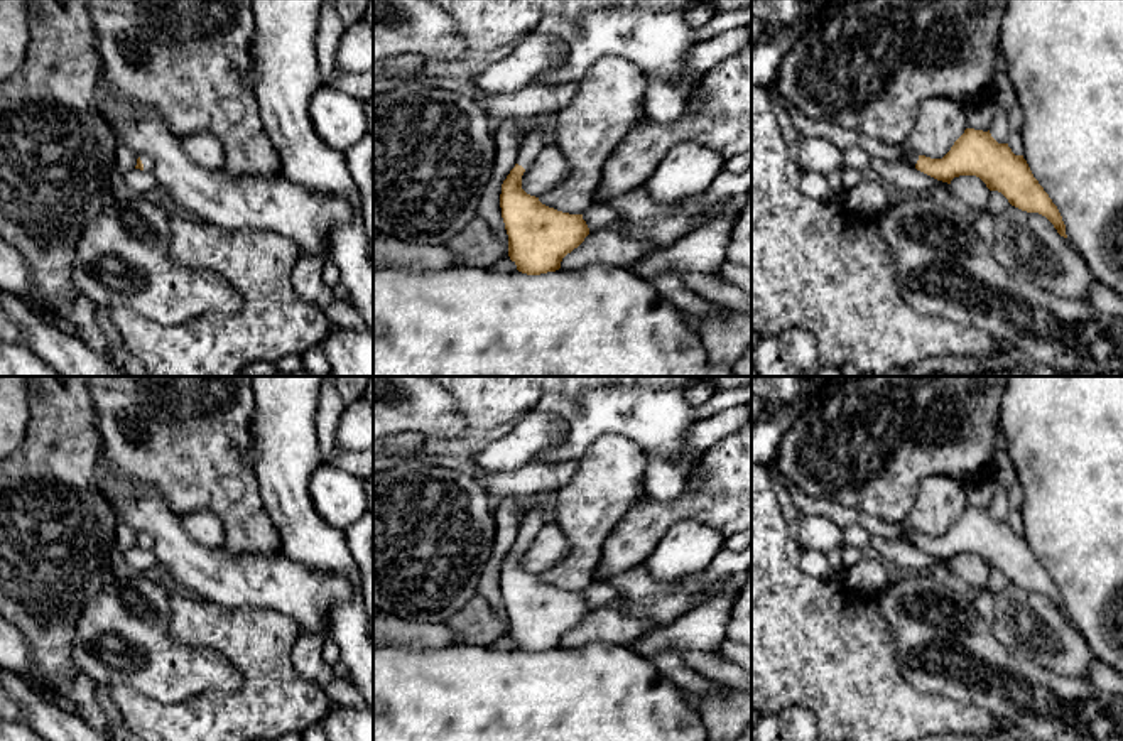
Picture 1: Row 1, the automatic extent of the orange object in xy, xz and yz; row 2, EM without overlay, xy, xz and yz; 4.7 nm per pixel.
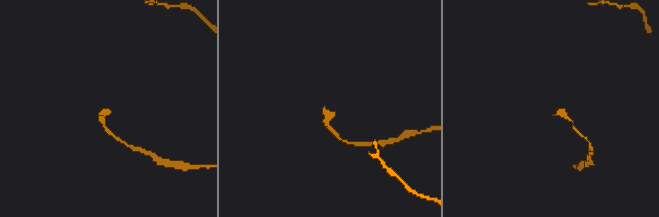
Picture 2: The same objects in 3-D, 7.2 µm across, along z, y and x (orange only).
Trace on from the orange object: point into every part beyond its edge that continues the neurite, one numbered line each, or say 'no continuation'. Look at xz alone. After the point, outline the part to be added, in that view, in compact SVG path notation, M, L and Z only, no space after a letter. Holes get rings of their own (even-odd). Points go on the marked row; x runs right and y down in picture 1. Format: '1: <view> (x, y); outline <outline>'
1: xz (534, 142); outline M554 111L535 115L537 127L524 138L518 150L517 164L527 169L530 162L540 154L545 147L544 128L542 125L554 115Z

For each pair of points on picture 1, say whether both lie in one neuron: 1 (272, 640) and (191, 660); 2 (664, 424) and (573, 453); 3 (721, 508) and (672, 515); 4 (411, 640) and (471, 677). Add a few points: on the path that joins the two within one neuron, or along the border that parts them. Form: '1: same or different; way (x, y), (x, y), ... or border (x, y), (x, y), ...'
1: different; border (179, 642), (213, 649), (242, 676), (244, 682)
2: same; way (640, 422), (598, 422), (591, 429)
3: same; way (710, 508), (684, 508)
4: different; border (453, 643), (431, 649), (390, 647)

